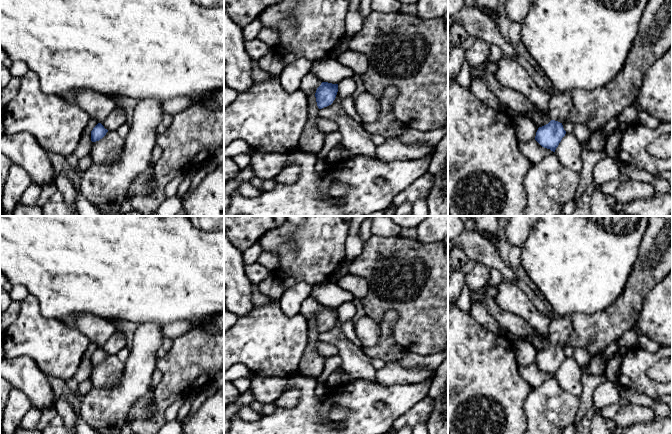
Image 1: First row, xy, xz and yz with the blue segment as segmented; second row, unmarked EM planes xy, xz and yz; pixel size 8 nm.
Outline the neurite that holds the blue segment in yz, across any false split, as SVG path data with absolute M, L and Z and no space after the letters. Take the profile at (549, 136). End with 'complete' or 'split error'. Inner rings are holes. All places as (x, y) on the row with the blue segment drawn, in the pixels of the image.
M553 91L549 101L549 116L551 121L539 127L535 140L544 148L555 152L566 131L562 123L570 113L573 106L571 91Z; split error

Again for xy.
M73 89L58 95L70 104L75 104L94 118L98 124L91 131L91 141L96 142L102 139L107 129L101 124L111 111L116 108L116 102L110 97L91 89Z; split error

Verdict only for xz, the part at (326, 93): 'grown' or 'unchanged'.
unchanged

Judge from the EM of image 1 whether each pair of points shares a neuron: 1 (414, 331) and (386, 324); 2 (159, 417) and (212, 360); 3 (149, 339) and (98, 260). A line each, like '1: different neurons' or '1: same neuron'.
1: different neurons
2: same neuron
3: different neurons

